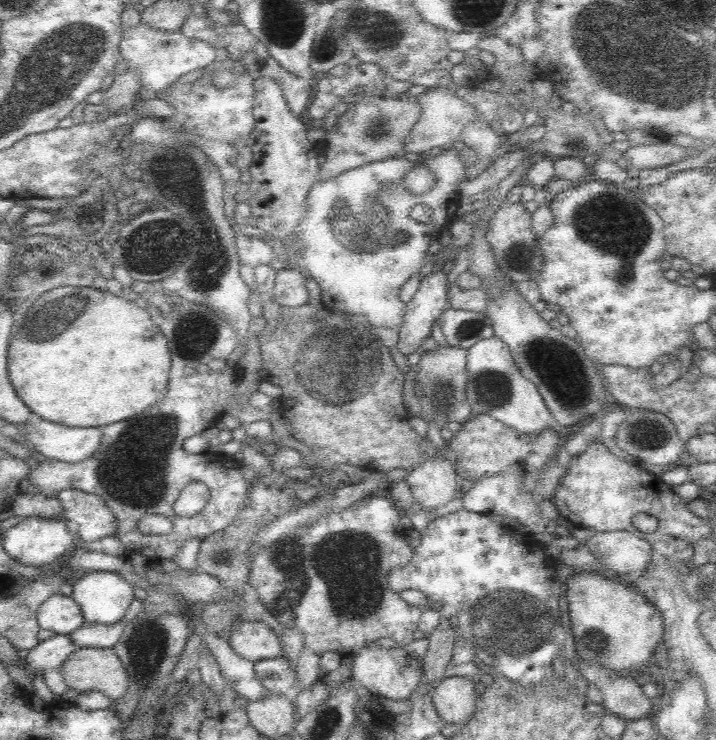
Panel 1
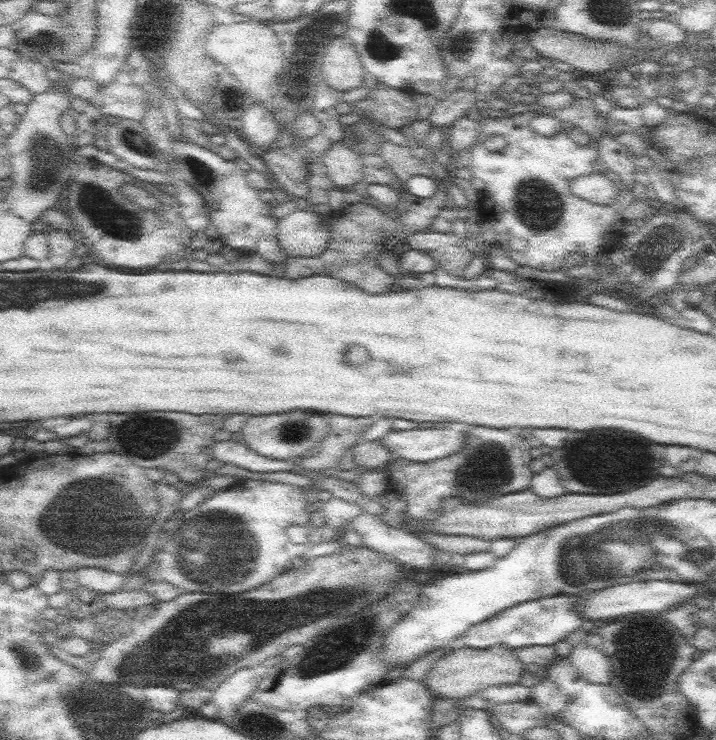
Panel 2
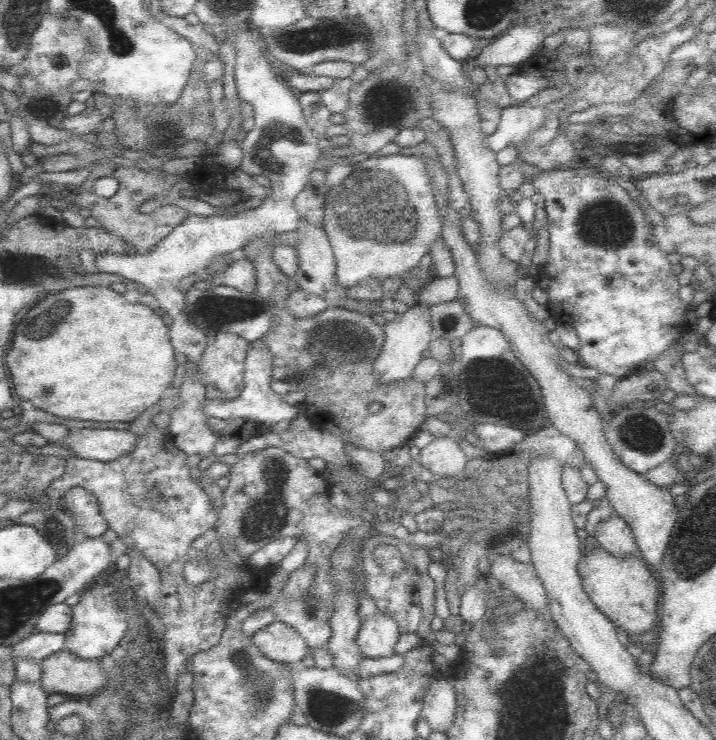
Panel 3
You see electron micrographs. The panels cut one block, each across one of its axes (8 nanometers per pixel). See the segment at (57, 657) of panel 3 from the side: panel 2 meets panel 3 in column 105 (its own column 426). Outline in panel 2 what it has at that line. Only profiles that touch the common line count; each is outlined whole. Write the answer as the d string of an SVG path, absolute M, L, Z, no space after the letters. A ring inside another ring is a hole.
M502 643L485 649L460 644L459 647L453 648L436 660L422 681L428 686L430 692L436 692L443 698L464 700L488 687L518 683L526 669L525 665L518 660L516 653L517 650L512 650Z

